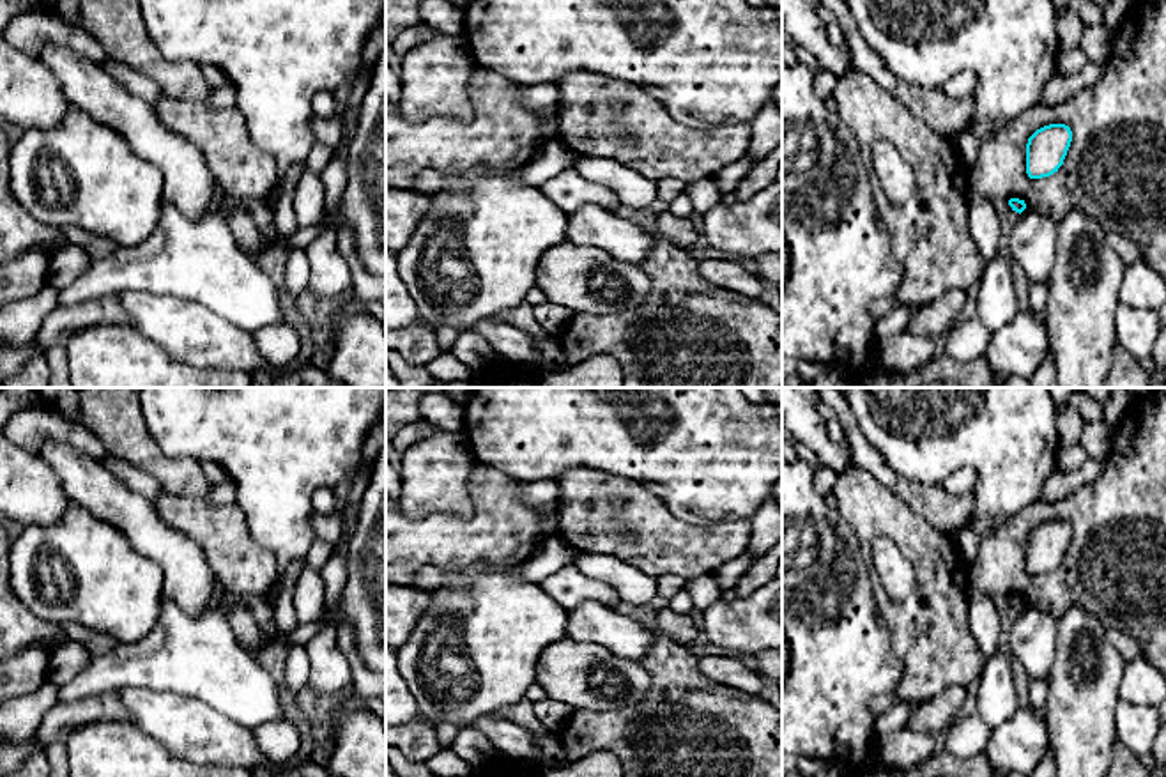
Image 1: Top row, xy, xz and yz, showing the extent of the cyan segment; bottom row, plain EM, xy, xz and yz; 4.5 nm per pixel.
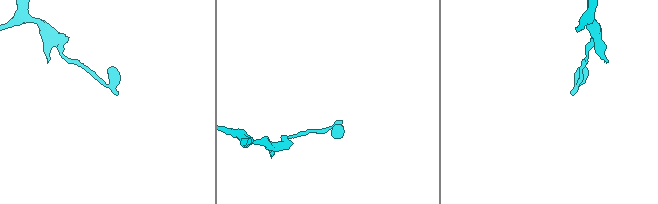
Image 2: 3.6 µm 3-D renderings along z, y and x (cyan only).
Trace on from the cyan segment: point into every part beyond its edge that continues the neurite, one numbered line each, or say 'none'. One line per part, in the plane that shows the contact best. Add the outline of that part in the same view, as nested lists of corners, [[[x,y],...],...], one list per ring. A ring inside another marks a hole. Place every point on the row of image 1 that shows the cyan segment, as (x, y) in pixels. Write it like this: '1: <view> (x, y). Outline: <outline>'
none

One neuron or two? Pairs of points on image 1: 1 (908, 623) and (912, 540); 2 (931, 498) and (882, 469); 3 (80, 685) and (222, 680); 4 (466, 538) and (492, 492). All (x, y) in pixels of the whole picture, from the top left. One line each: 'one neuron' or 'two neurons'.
1: one neuron
2: one neuron
3: one neuron
4: one neuron

